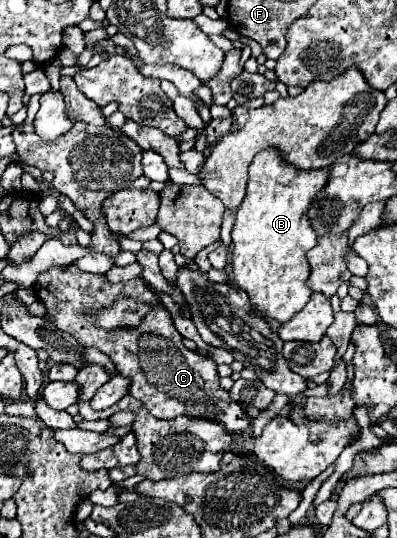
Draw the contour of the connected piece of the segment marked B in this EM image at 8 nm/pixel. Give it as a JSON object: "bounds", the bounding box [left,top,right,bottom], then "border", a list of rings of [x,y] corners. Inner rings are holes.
{"bounds":[228,150,328,324],"border":[[[262,150],[250,164],[248,170],[248,188],[246,188],[246,196],[236,212],[236,222],[234,222],[234,230],[232,230],[232,274],[234,278],[228,280],[228,286],[246,290],[250,296],[250,304],[252,304],[252,314],[260,316],[260,318],[272,318],[280,324],[288,322],[296,312],[300,312],[306,302],[312,296],[312,288],[308,286],[308,278],[310,278],[310,262],[306,258],[306,252],[310,248],[314,248],[316,244],[316,234],[306,218],[306,210],[312,202],[312,198],[316,196],[316,192],[320,192],[328,180],[328,168],[320,168],[320,170],[296,170],[294,166],[286,164],[282,160],[280,154],[276,154],[276,150]]]}

